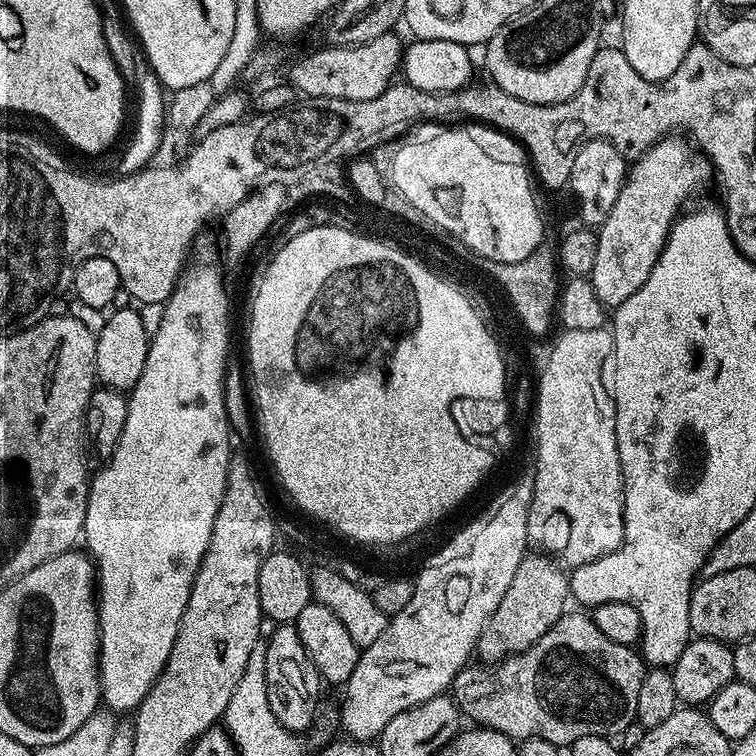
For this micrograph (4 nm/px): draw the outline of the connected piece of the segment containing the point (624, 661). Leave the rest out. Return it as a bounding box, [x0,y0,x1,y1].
[450,610,646,746]

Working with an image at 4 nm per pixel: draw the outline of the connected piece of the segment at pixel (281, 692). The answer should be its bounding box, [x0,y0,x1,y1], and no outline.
[263,624,322,734]

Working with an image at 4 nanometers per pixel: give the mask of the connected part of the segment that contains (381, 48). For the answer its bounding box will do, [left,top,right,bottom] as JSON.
[286,31,405,100]

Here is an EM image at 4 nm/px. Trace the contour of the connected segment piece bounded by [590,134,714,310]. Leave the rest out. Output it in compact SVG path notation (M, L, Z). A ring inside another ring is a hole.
M669 134L636 157L627 169L621 193L610 206L610 214L599 225L598 255L590 279L594 294L598 294L605 309L616 309L650 278L650 270L654 270L654 262L662 254L672 225L685 211L684 203L698 195L708 179L713 179L714 169L707 156L680 136L683 135Z

